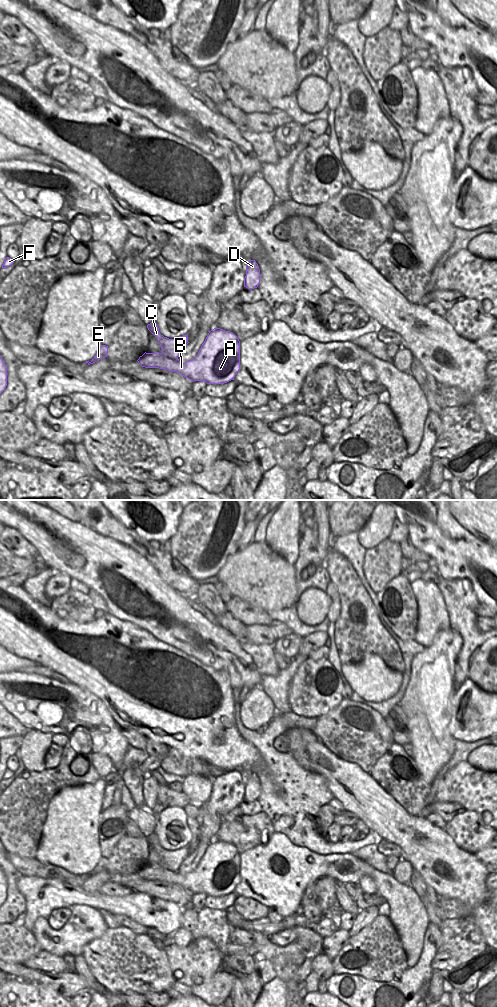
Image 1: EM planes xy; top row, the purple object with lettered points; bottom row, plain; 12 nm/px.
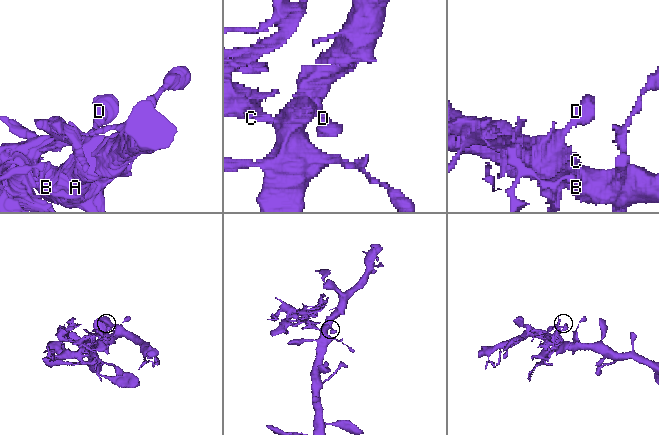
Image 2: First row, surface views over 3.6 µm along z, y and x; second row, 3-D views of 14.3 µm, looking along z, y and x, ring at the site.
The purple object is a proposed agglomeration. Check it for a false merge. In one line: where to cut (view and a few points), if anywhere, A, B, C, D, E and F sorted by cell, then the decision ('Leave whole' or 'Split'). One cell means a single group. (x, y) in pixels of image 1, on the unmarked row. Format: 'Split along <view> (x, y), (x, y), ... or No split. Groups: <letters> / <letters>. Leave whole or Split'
Split along xy (177, 870), (171, 871), (165, 880). Groups: A B D / C E F. Split.

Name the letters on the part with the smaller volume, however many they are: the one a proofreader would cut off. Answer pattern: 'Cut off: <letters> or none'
Cut off: C, E, F

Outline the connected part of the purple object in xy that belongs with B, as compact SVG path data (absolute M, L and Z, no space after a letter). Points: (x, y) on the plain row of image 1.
M220 840L209 843L198 866L185 875L170 871L166 882L181 885L191 893L224 896L234 892L240 881L240 853Z

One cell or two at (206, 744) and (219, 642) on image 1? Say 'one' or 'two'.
two

